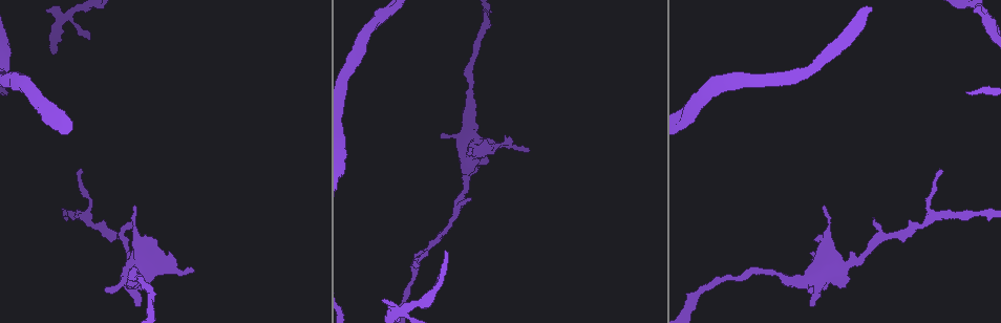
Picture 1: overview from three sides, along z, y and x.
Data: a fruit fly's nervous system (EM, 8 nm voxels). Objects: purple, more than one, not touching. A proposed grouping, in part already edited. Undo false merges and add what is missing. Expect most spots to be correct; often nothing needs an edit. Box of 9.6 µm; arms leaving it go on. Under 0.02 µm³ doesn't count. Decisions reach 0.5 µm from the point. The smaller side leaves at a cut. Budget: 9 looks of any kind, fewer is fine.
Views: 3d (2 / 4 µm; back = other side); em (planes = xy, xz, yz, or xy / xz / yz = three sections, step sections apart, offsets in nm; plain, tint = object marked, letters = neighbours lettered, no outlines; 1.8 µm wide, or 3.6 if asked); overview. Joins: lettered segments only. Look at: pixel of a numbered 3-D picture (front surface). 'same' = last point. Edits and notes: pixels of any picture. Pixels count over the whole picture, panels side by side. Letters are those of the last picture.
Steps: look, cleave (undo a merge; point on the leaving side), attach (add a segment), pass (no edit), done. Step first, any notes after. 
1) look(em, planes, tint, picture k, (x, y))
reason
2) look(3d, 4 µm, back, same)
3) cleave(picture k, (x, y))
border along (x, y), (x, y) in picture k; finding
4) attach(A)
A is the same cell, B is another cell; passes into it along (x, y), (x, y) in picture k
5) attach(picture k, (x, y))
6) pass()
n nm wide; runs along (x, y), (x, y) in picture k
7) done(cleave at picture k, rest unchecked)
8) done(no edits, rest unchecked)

look(3d, 4 µm, picture 1, (873, 219))
an open end

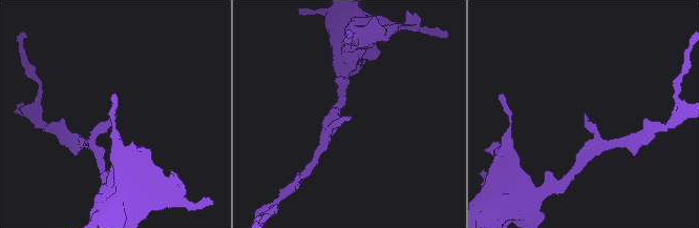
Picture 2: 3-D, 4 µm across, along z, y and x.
look(em, yz, step 16, tint, picture 2, (348, 116))

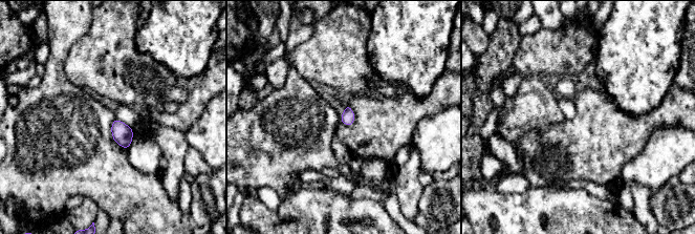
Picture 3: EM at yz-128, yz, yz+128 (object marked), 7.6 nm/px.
look(em, planes, letters, same)
cut it another way

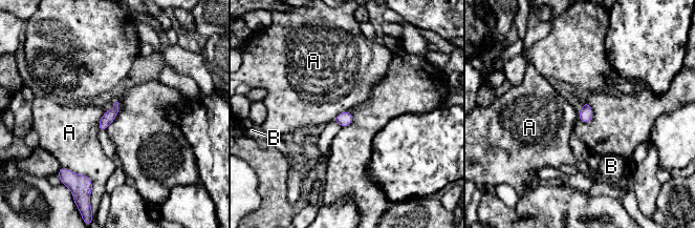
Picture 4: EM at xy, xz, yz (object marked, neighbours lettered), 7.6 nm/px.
pass()
A and B are other cells; border along (62, 166), (85, 174), (92, 185) in picture 4; no lettered segment goes on from it

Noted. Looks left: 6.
look(em, planes, letters, picture 1, (139, 303))

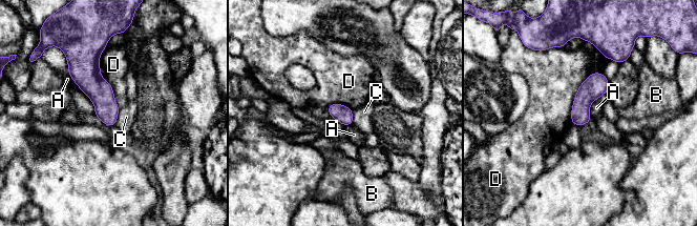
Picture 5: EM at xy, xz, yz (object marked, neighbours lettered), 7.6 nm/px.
pass()
A, B, C and D are other cells; border along (120, 108), (114, 124) in picture 5; none of them fits

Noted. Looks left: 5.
look(em, planes, letters, picture 1, (192, 270))
free end

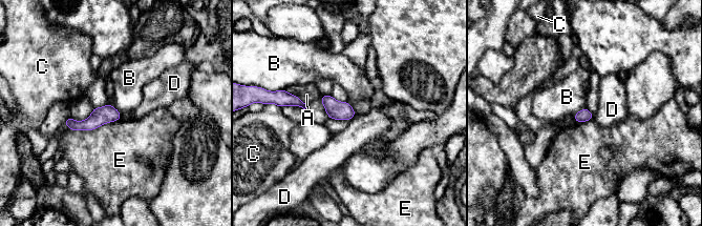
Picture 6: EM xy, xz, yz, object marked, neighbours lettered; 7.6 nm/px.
pass()
E touches over 400 nm; A, B, C, D and E are other cells; border along (346, 101), (356, 114) in picture 6; none of them fits

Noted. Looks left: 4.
look(3d, 2 µm, back, picture 1, (977, 10))
free end

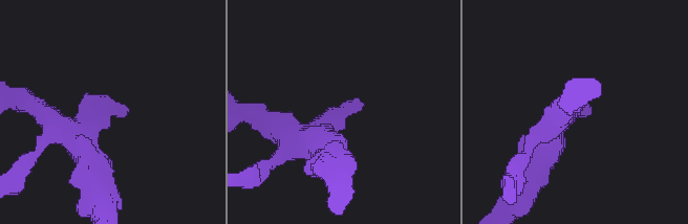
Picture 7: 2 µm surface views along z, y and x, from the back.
look(em, planes, plain, picture 7, (363, 105))
shape alone is not enough

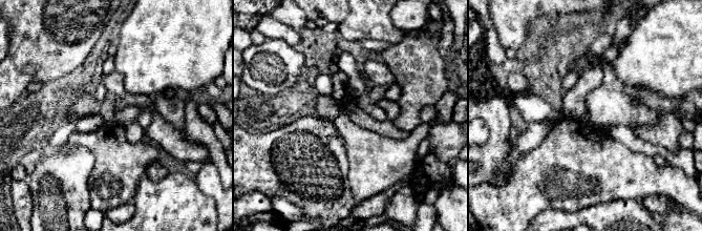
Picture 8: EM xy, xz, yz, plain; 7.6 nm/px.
look(em, planes, letters, same)

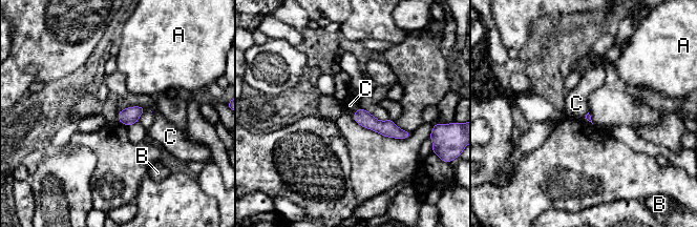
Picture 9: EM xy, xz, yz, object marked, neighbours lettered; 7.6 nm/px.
pass()
A, B and C are other cells; border along (145, 108), (129, 106), (118, 112) in picture 9; no lettered segment goes on from it

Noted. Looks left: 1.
done(no edits, rest unchecked)

